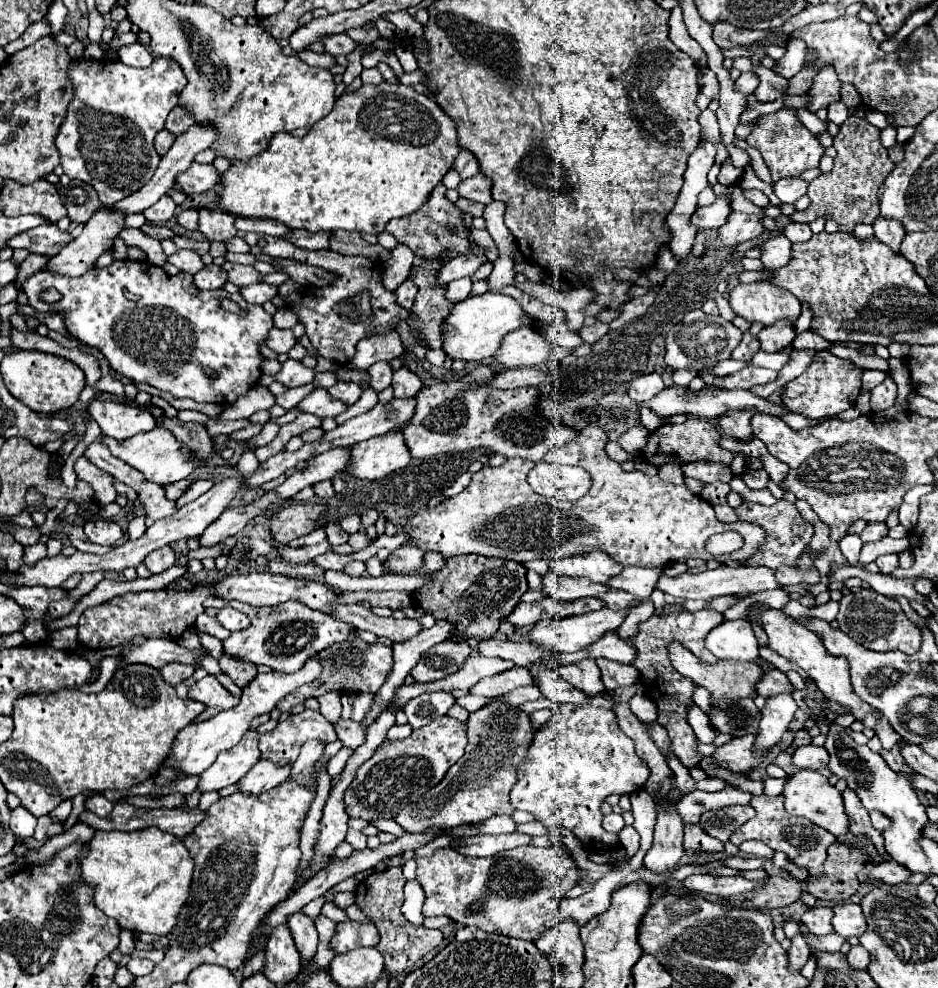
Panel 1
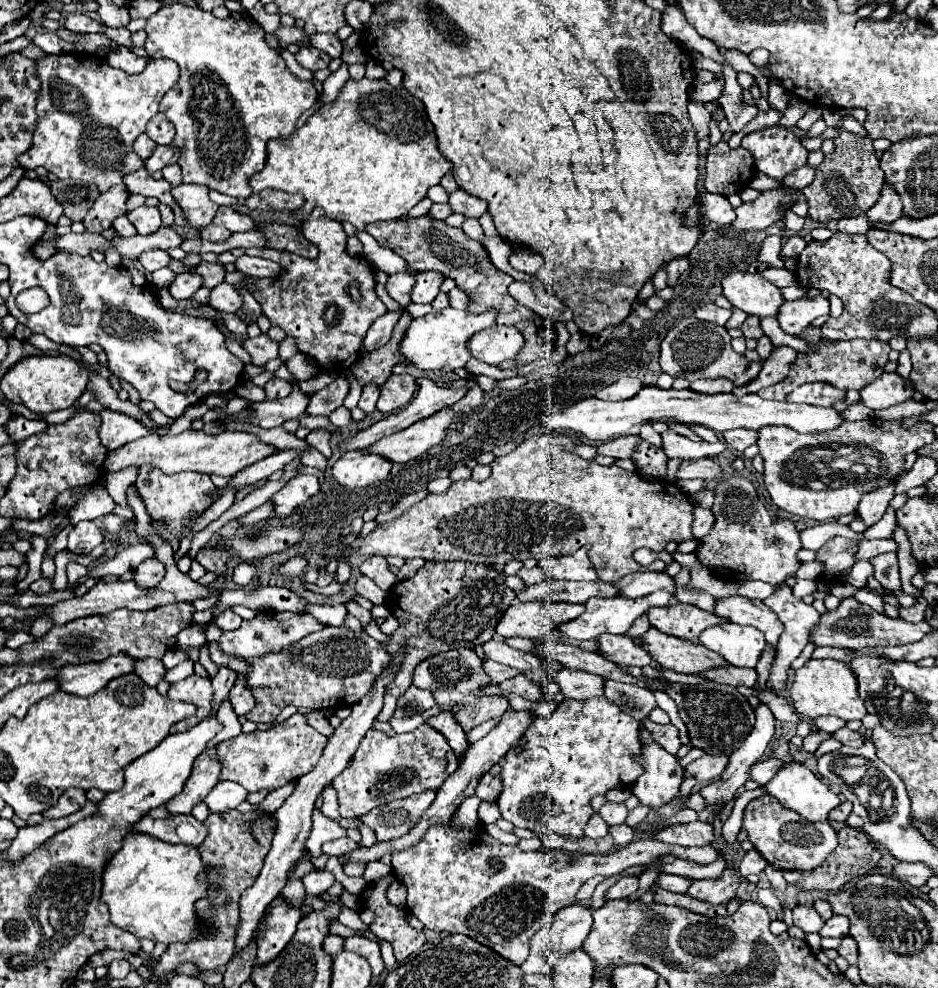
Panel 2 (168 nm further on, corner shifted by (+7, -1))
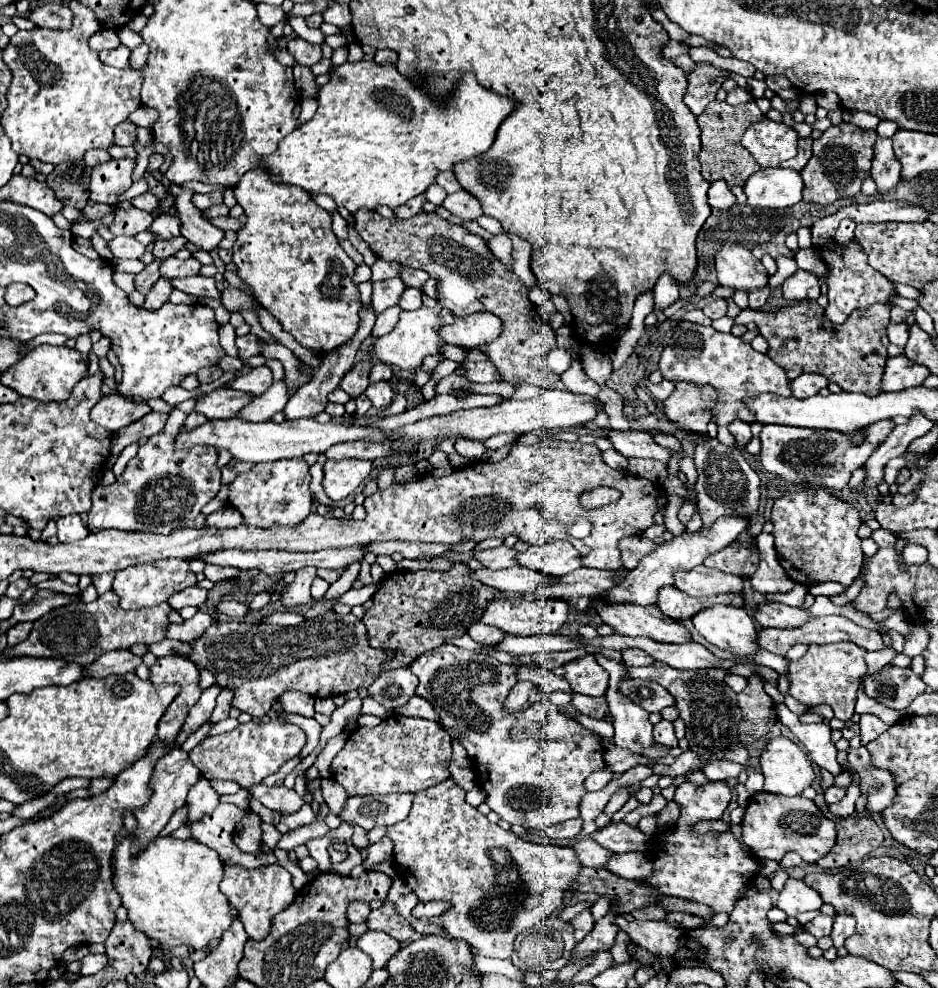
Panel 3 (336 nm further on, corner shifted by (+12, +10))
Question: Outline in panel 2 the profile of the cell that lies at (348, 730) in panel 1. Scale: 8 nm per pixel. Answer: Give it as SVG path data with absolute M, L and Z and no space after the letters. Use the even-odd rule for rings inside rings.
M315 710L315 712L307 714L307 722L309 722L317 732L321 732L321 734L325 734L325 736L331 736L331 734L335 732L335 728L329 724L329 720L325 718L325 714L323 714L321 710Z

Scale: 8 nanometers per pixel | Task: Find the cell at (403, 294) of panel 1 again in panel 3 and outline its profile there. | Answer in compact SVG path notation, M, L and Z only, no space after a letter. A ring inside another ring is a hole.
M376 259L374 265L370 267L372 269L372 283L374 281L382 281L382 279L390 279L390 277L396 277L398 275L398 263L392 263L392 261L384 261L384 259Z

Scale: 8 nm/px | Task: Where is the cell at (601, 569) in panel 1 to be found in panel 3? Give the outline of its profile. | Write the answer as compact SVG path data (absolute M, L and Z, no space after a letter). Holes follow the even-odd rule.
M550 541L542 545L530 545L524 553L516 555L518 565L540 571L546 577L562 577L582 567L578 551L570 541Z

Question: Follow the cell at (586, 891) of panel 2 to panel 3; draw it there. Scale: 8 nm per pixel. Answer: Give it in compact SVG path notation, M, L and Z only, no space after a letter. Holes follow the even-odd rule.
M580 839L572 847L584 867L602 867L610 859L610 851L602 849L592 839Z

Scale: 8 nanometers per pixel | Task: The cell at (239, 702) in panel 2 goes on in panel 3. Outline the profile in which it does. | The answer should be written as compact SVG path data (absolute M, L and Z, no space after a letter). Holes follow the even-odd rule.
M222 691L222 693L218 695L218 699L216 699L216 707L214 707L212 717L210 717L212 723L218 723L220 719L226 719L226 717L228 717L230 701L232 701L232 693L230 693L230 691Z

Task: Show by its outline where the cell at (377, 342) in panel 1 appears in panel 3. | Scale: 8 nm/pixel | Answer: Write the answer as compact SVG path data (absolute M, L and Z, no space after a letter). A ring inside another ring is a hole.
M400 277L372 283L372 307L374 307L374 311L382 313L384 309L396 305L404 289L406 289L406 285Z

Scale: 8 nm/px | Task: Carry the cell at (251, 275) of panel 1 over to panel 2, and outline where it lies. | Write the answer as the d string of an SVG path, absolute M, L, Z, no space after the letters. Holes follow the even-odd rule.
M201 262L195 272L205 278L203 286L207 286L207 288L215 288L217 284L221 284L225 280L225 274L227 274L223 264L209 264L209 262Z

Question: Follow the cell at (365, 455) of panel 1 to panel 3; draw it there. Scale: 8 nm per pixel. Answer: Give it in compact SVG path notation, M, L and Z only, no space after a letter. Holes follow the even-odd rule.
M344 459L340 463L324 463L322 487L332 501L342 501L370 475L372 463L360 459Z

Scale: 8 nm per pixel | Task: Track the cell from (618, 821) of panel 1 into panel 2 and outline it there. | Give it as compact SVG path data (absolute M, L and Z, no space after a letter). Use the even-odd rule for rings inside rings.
M593 814L591 820L585 826L585 836L589 836L589 838L603 838L607 834L609 834L607 822L599 814Z

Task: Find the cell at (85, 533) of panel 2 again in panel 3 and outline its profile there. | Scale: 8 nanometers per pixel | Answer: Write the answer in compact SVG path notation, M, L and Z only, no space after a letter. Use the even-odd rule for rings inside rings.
M66 515L66 517L60 517L56 521L58 525L58 533L56 537L64 543L70 543L70 541L78 541L78 539L84 539L90 531L88 527L82 523L80 515Z

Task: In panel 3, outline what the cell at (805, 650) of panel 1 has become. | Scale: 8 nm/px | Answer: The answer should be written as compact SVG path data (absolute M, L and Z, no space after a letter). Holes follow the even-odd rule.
M698 565L690 571L674 571L674 587L692 597L710 597L722 593L742 593L742 577Z

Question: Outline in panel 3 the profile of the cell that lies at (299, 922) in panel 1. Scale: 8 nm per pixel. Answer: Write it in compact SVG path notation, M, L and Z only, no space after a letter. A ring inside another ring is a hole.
M248 813L240 819L232 833L232 841L240 851L246 853L260 853L260 841L262 841L262 829L260 829L260 817L256 813Z

